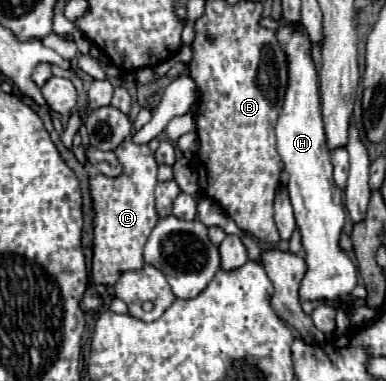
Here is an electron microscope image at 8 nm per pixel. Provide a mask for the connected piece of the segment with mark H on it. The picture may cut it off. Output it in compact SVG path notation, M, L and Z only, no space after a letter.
M284 23L278 29L278 41L288 55L288 89L284 97L284 107L276 125L276 145L284 161L284 169L290 173L288 193L294 207L296 225L302 233L302 247L306 251L306 275L300 283L300 301L326 299L340 305L346 315L352 315L356 297L352 295L358 283L358 269L352 259L340 249L340 233L344 227L344 205L342 189L336 187L332 177L332 163L326 145L324 123L320 117L320 93L318 77L310 59L308 35L304 27Z

